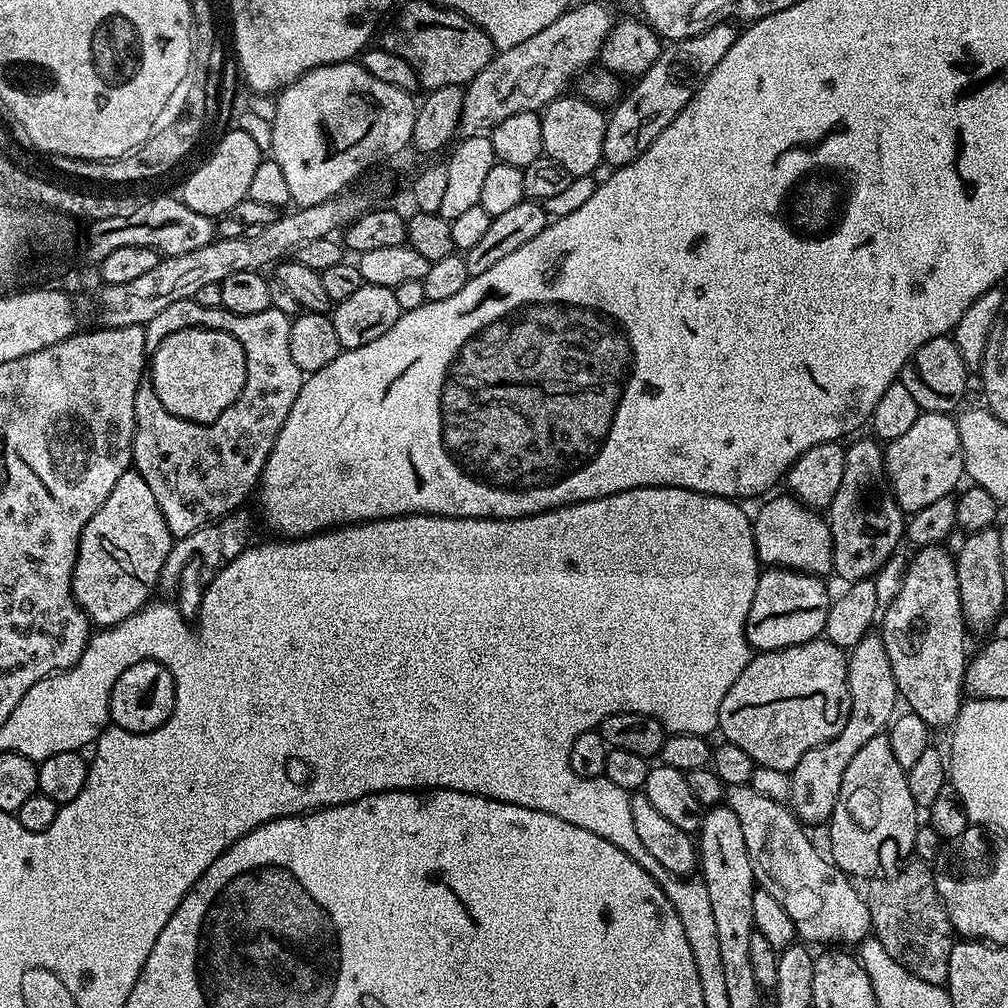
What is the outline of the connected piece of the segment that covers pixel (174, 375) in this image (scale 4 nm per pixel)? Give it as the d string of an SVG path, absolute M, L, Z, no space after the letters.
M183 328L170 334L158 346L158 350L150 353L150 379L158 394L158 402L183 420L195 424L213 424L222 413L242 394L242 386L246 386L246 354L238 342L230 334L217 328Z

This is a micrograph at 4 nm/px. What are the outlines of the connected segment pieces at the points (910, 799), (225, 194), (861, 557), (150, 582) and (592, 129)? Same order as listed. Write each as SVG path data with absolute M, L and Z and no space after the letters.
M887 735L870 738L870 742L850 758L850 766L846 766L846 774L842 774L842 790L838 790L838 802L834 802L832 818L826 825L831 861L851 878L875 877L884 844L896 844L904 858L913 855L918 827L916 815L918 809L914 794L910 794L907 771L894 759Z
M233 127L216 144L216 149L208 156L205 164L200 164L184 180L178 191L179 199L183 200L190 210L198 210L198 214L206 214L219 218L232 212L238 202L248 199L250 182L254 179L254 170L258 170L262 159L262 151L257 143L240 128Z
M875 439L855 440L851 441L852 445L847 445L842 483L838 486L838 494L834 494L832 503L826 509L826 519L832 531L832 566L835 575L840 575L845 582L875 577L875 572L891 558L892 551L899 546L900 540L902 544L906 536L906 514L900 509L884 470L884 448Z
M129 470L114 482L114 490L110 490L110 498L98 506L94 518L86 522L80 535L76 561L72 571L72 596L76 605L88 615L89 621L101 629L113 628L139 612L145 604L153 599L152 591L161 583L163 563L166 562L174 541L171 530L166 526L166 518L154 499L150 486L146 486L146 478L135 470Z
M561 94L545 105L539 113L542 122L542 146L544 155L554 158L562 170L574 178L588 176L604 159L604 139L608 125L605 113L579 94Z

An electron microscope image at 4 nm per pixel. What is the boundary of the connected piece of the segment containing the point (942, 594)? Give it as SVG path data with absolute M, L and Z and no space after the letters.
M932 544L929 548L919 549L916 557L908 564L904 572L904 581L896 592L896 597L883 609L884 621L878 624L878 634L886 646L886 658L890 658L890 670L894 674L896 691L899 699L906 703L907 711L918 714L922 722L928 724L929 729L947 729L956 721L962 703L964 692L964 670L966 655L964 656L964 632L966 625L962 614L962 602L958 590L958 574L956 561L951 551L939 544Z

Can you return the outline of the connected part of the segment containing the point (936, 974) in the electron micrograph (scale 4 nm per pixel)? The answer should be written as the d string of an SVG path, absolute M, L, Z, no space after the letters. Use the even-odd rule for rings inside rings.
M912 858L901 872L888 876L885 880L876 878L866 890L874 939L886 946L886 954L894 958L910 974L941 986L948 983L950 950L954 943L952 924L944 916L944 905L936 895L937 873L932 872L929 861ZM938 916L940 920L932 920Z

